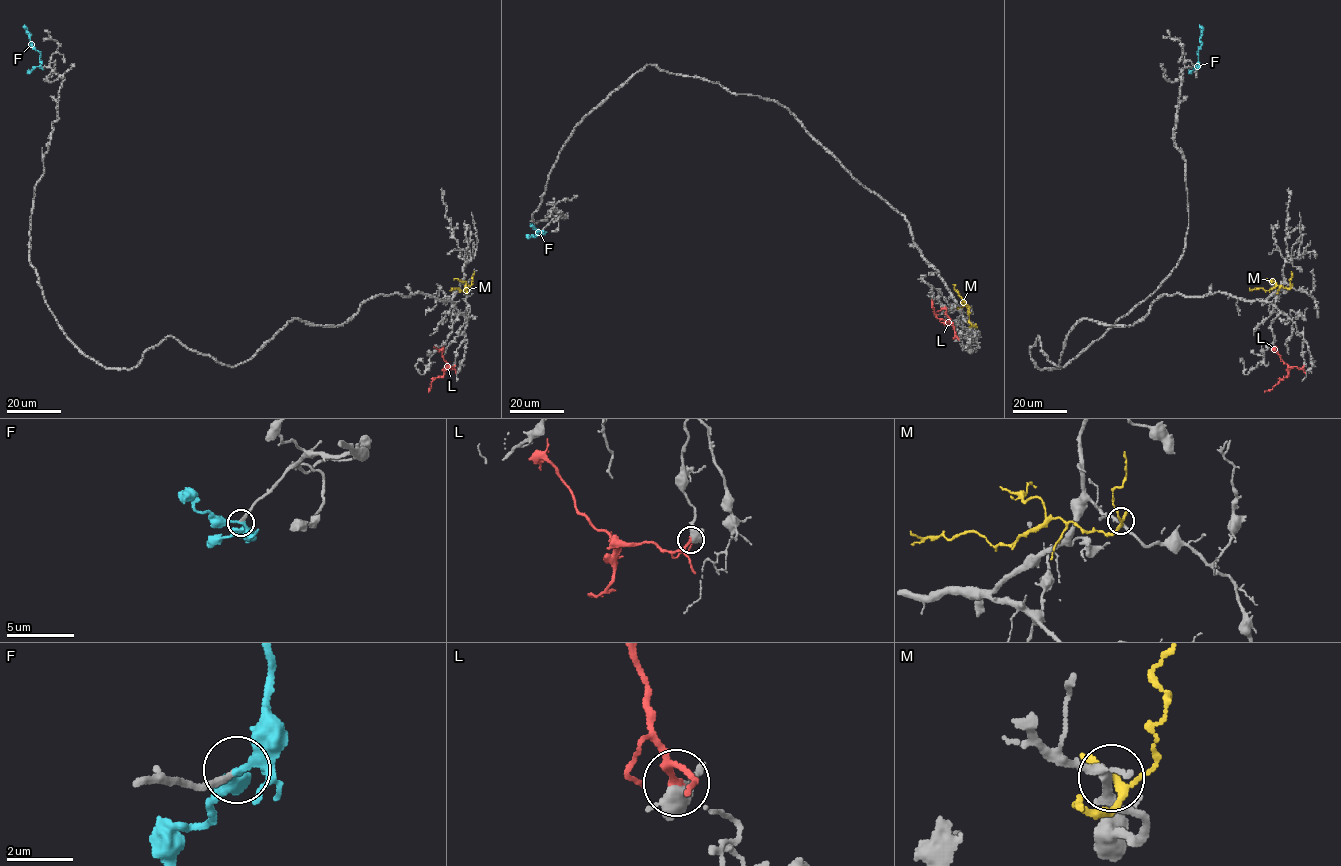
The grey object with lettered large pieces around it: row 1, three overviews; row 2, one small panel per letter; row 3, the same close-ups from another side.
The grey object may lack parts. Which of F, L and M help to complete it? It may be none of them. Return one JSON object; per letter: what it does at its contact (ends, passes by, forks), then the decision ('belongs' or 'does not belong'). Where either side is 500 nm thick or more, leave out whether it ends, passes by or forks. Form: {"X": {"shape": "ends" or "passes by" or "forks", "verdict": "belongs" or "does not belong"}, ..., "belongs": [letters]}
{"F": {"shape": "passes by", "verdict": "belongs"}, "L": {"verdict": "does not belong"}, "M": {"shape": "passes by", "verdict": "does not belong"}, "belongs": ["F"]}

